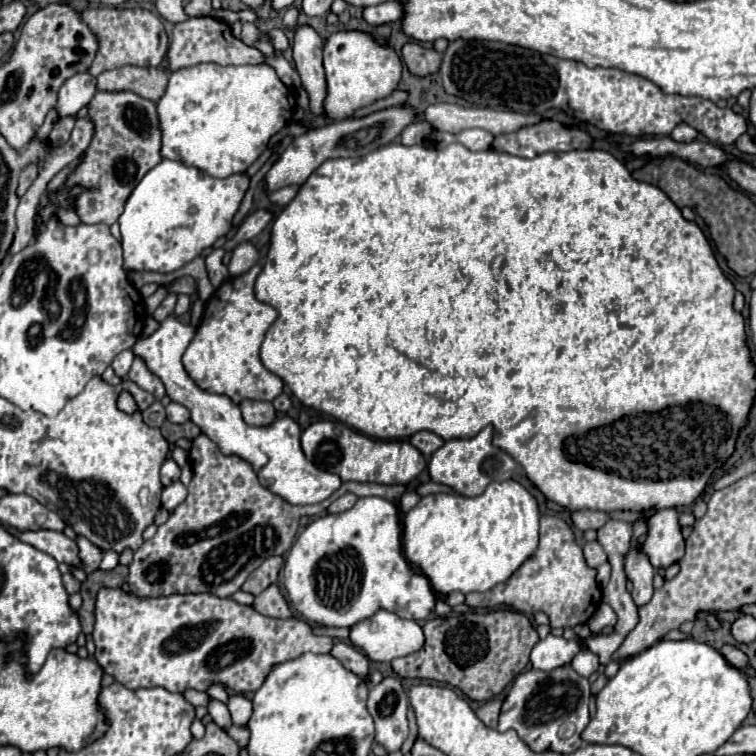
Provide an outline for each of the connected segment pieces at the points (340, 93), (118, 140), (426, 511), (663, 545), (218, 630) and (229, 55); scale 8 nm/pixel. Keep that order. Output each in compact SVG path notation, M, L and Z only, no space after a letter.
M339 30L325 40L323 66L327 76L327 96L323 100L325 116L331 120L345 120L355 110L371 106L387 98L399 84L403 64L389 44L379 44L371 34L361 30Z
M95 92L93 100L89 102L89 118L95 122L95 136L87 148L85 162L67 178L67 184L81 184L85 192L75 198L75 212L81 216L85 224L115 224L125 210L125 202L131 196L133 188L141 182L141 178L155 168L161 156L161 128L157 116L157 104L153 100L141 98L133 92Z
M505 480L505 482L491 482L487 486L487 490L481 494L481 496L473 496L473 498L467 498L467 496L459 496L459 494L429 494L429 496L423 496L421 502L411 508L403 520L403 552L405 552L405 558L413 564L417 564L425 576L429 576L429 582L433 586L433 590L437 594L443 594L447 596L449 592L457 590L457 592L463 592L463 594L469 594L469 592L485 592L501 582L505 582L535 550L537 550L537 542L539 542L539 504L535 500L535 496L523 488L519 482L515 480Z
M675 508L657 510L647 518L647 538L637 548L649 558L655 570L677 564L685 554L685 540L679 526L679 514Z
M99 588L97 592L97 600L95 600L95 626L93 626L93 642L97 646L95 650L95 660L101 664L103 672L111 674L117 682L121 682L125 688L155 688L161 686L169 692L177 692L183 694L185 690L193 688L193 690L207 690L211 684L221 684L225 688L235 690L237 694L247 694L247 692L255 692L265 676L269 674L273 664L285 662L285 660L293 660L297 656L301 656L303 652L329 652L333 646L333 640L329 636L317 636L311 632L311 624L301 620L301 618L287 618L287 620L277 620L277 618L269 618L259 614L253 606L243 606L239 602L235 602L233 598L219 598L215 594L173 594L173 596L159 596L159 598L145 598L145 596L137 596L133 592L125 592L123 588Z
M211 16L189 18L187 22L175 24L167 58L169 58L169 72L197 66L203 62L215 62L215 64L261 64L263 62L263 54L259 50L247 46L241 40L235 40L231 36L231 28L225 22L219 22Z

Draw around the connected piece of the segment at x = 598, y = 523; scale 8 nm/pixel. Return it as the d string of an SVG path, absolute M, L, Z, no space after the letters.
M581 510L581 512L571 512L571 520L573 526L579 530L597 530L607 522L607 514L605 512L595 512L595 510Z

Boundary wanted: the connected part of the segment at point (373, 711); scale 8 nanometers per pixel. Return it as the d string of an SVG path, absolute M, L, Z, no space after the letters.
M383 678L369 690L369 714L375 720L375 742L383 744L387 752L401 748L409 736L407 722L407 692L399 678Z

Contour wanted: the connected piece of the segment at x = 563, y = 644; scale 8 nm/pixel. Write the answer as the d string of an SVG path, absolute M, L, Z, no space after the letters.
M549 634L545 640L539 640L531 652L531 664L537 670L551 672L559 666L571 664L571 660L581 650L581 644L577 640L565 640L561 636Z

